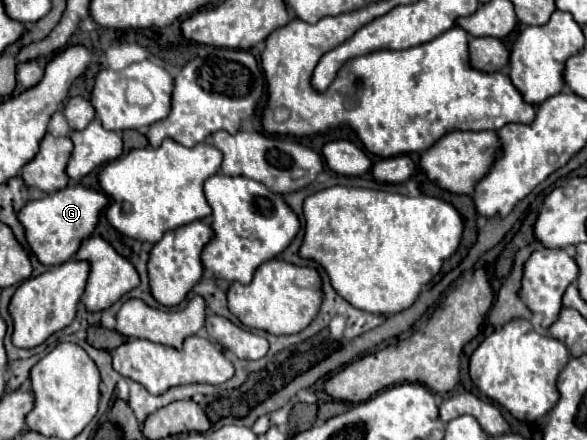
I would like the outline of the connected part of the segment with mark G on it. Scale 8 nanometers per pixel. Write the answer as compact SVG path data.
M70 183L68 187L50 193L42 199L28 201L20 213L18 221L24 227L26 241L32 249L32 253L38 257L44 265L60 265L74 257L80 243L92 235L100 213L108 207L108 197L100 191L92 191L82 187L80 183Z

